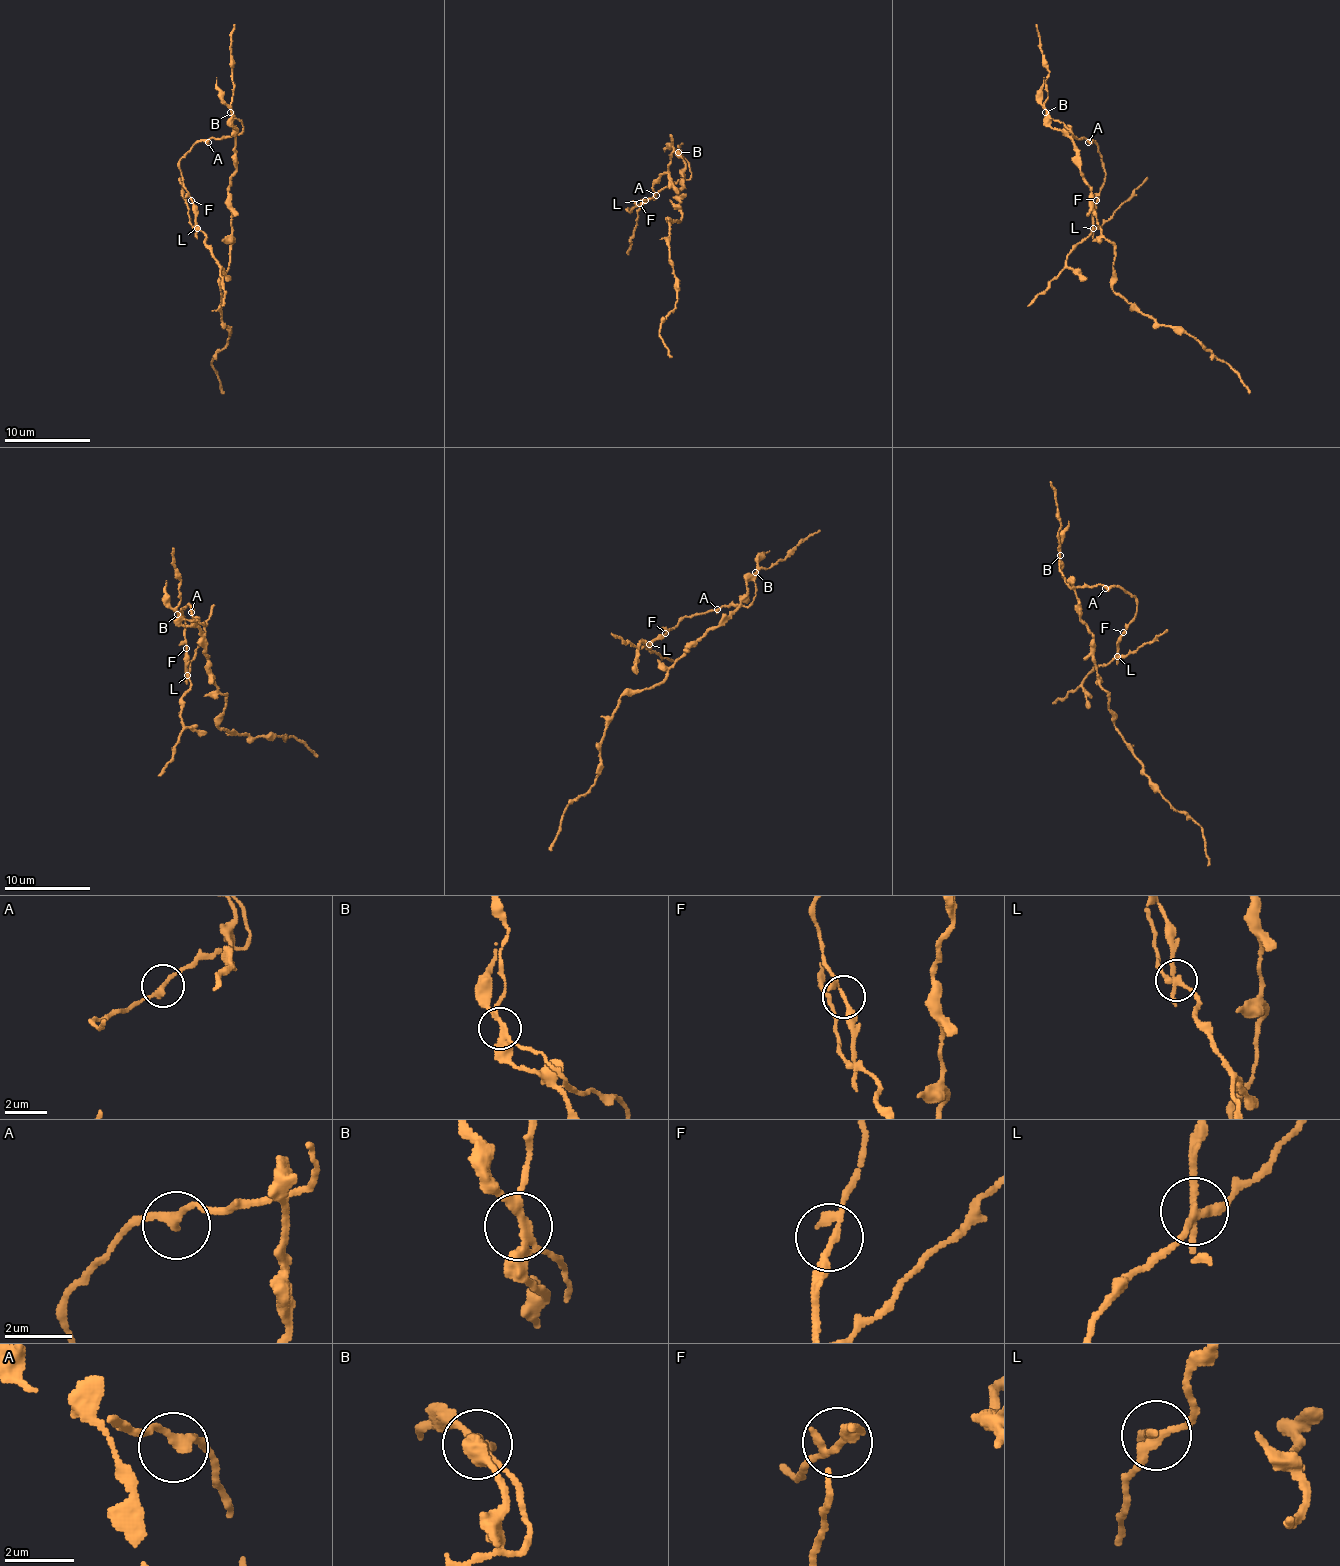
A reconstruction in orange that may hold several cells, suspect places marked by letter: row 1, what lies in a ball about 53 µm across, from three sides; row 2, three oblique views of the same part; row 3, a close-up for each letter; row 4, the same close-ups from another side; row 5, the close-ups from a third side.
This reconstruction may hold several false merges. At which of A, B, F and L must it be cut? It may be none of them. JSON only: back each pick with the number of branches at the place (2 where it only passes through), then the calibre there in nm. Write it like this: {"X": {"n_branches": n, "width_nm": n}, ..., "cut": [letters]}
{"B": {"n_branches": 4, "width_nm": 240}, "L": {"n_branches": 3, "width_nm": 240}, "cut": ["B", "L"]}

